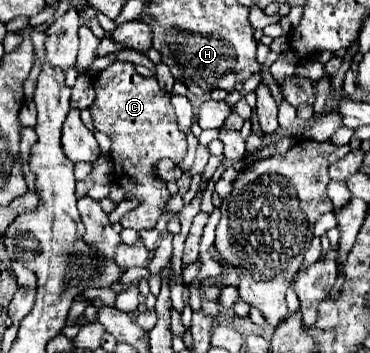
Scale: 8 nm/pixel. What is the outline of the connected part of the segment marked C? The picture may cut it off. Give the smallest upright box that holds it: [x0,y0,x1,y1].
[89,61,187,231]

